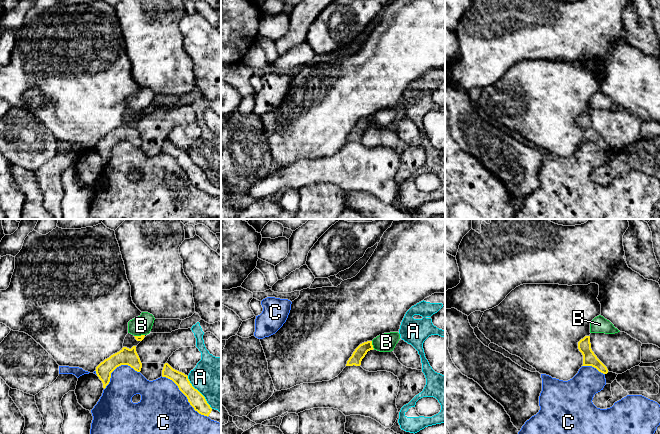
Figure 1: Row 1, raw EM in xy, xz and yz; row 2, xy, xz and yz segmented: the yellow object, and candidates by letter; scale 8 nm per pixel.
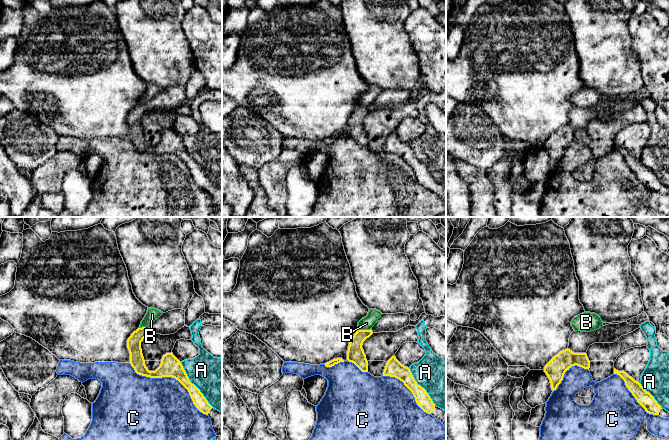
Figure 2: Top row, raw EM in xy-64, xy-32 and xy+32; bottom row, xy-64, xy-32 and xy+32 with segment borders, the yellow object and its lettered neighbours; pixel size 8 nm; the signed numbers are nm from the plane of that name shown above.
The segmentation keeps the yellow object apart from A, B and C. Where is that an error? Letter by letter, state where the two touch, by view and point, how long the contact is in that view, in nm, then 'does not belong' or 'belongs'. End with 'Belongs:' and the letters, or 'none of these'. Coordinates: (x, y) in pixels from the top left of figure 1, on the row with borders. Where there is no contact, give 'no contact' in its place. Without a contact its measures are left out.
A: xy (199, 392) | 340 nm | does not belong
B: xz (372, 345) | 70 nm | does not belong
C: xy (185, 395) | 500 nm | does not belong
Belongs: none of these

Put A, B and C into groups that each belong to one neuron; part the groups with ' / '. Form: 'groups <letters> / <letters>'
groups A / B C

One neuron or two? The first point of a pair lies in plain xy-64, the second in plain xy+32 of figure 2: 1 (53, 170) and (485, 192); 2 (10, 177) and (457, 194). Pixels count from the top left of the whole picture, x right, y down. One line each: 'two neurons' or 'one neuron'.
1: two neurons
2: one neuron

